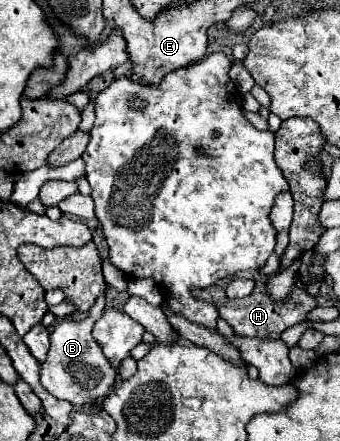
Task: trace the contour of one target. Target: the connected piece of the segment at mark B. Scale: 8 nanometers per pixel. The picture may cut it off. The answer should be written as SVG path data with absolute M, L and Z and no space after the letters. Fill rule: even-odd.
M105 293L93 305L87 319L83 321L63 319L57 323L55 331L51 333L51 349L47 353L45 363L41 365L41 385L53 397L65 399L73 405L85 405L85 403L107 397L109 391L113 389L117 371L113 365L109 365L109 359L103 355L101 347L97 347L97 341L91 335L95 321L103 315L103 307L105 307L103 303L105 303Z

